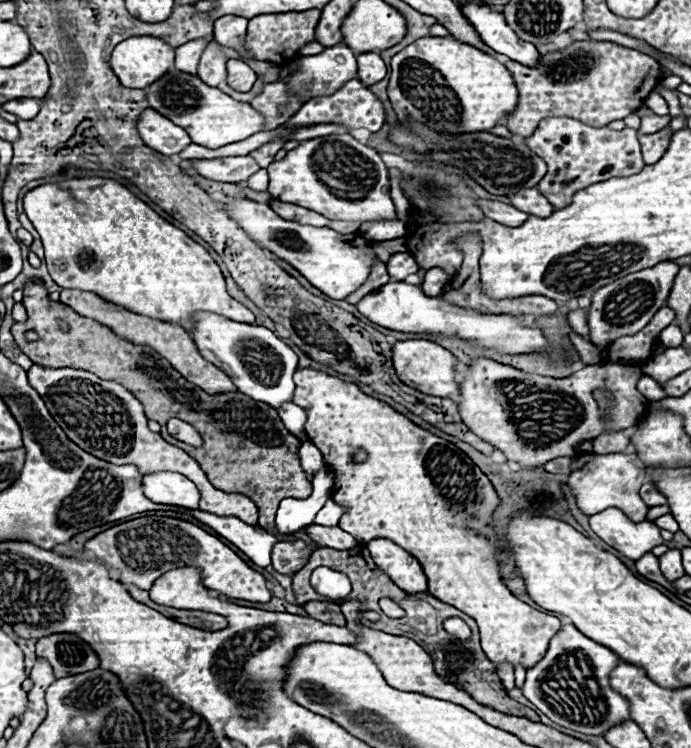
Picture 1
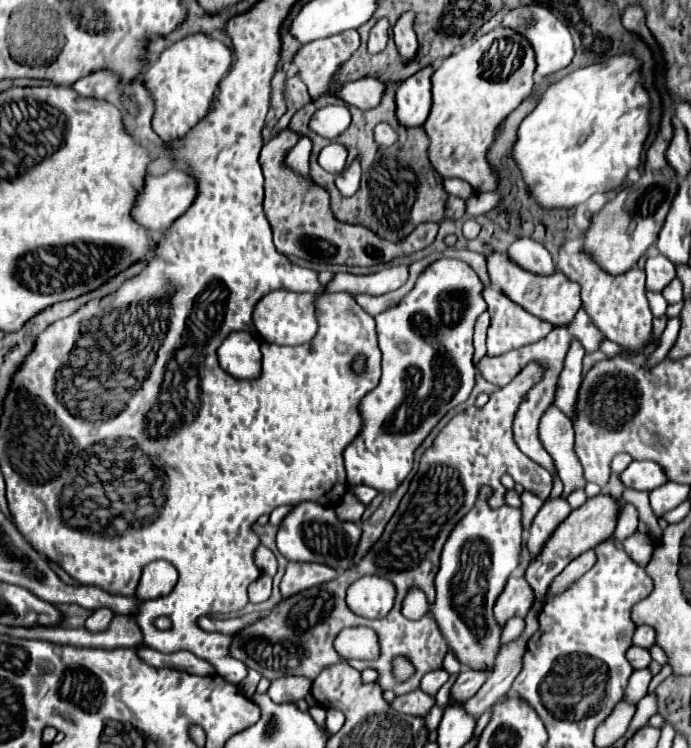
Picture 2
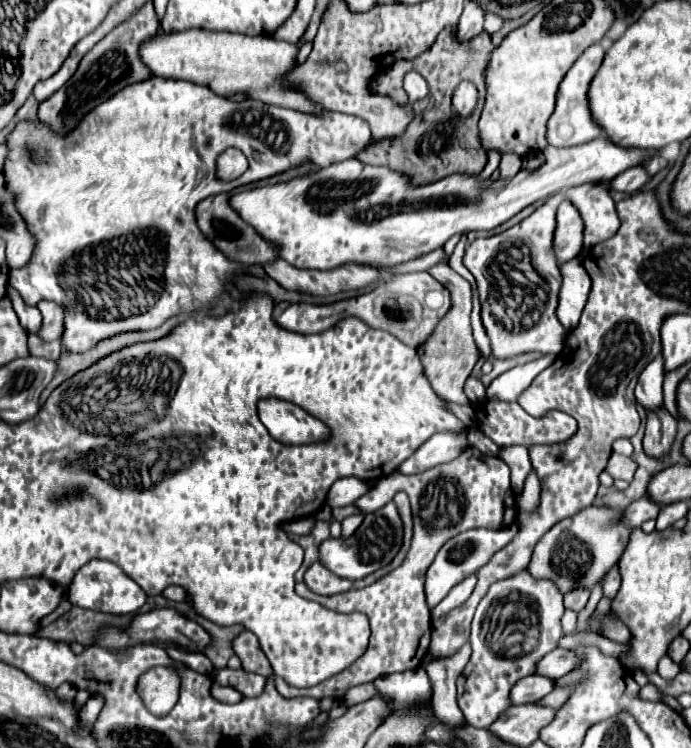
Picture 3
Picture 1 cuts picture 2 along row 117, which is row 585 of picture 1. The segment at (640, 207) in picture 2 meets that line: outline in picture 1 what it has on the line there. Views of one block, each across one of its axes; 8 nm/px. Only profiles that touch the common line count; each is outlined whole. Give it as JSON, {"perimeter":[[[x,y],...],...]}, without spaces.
{"perimeter":[[[646,552],[640,560],[636,560],[636,570],[638,570],[644,578],[654,580],[654,582],[670,588],[670,582],[662,576],[662,572],[660,572],[660,568],[658,568],[658,558],[656,558],[652,552]]]}

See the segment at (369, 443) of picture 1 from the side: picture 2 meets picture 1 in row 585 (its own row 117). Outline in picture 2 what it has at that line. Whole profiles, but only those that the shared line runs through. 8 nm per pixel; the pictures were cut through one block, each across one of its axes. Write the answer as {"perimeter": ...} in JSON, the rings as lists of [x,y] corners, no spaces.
{"perimeter":[[[494,28],[482,38],[478,38],[472,46],[462,48],[456,54],[450,54],[434,68],[432,74],[432,110],[424,130],[430,138],[428,158],[434,164],[434,170],[442,178],[460,178],[472,186],[474,192],[492,192],[496,190],[496,176],[492,174],[486,152],[494,140],[494,132],[498,124],[532,92],[532,72],[536,68],[534,52],[526,38],[510,28]]]}

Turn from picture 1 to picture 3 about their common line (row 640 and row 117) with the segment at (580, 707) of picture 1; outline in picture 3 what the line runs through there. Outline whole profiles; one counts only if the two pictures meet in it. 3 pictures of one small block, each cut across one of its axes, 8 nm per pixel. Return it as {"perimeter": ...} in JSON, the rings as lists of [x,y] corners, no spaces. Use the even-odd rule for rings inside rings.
{"perimeter":[[[594,44],[590,46],[576,62],[574,66],[568,70],[568,74],[564,76],[564,80],[560,82],[560,88],[558,88],[558,96],[556,96],[556,110],[554,114],[550,116],[548,124],[546,124],[546,140],[548,144],[552,146],[558,146],[558,148],[564,148],[564,146],[576,146],[576,144],[584,144],[584,142],[590,142],[594,138],[598,138],[602,134],[602,128],[596,124],[592,112],[590,112],[590,106],[588,106],[588,88],[590,88],[590,82],[592,78],[596,76],[600,64],[602,64],[602,58],[604,58],[604,48],[600,44]],[[562,132],[572,132],[568,138],[562,136]]]}

